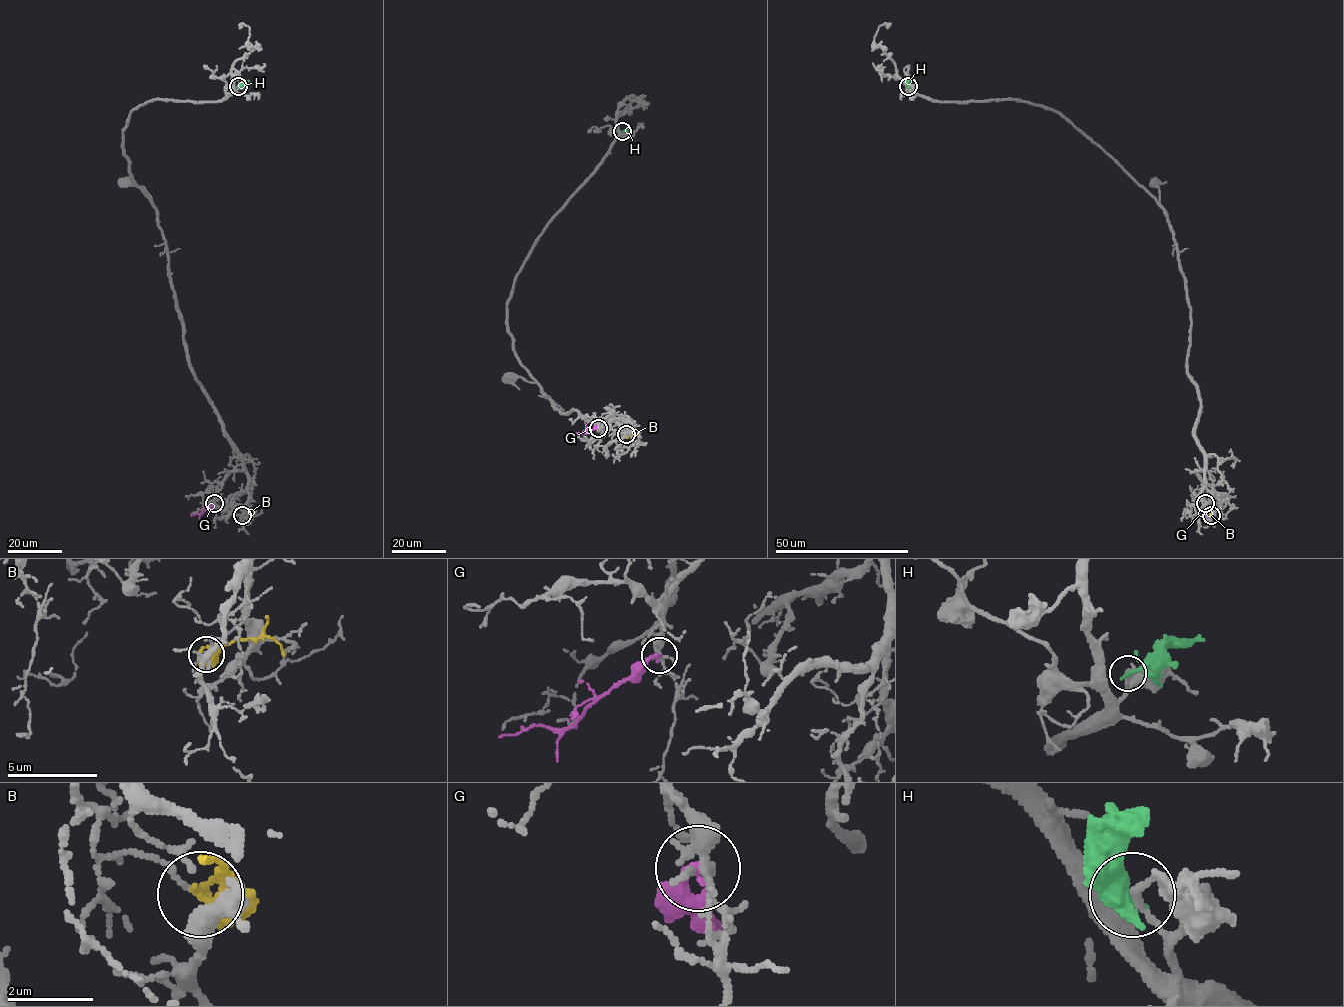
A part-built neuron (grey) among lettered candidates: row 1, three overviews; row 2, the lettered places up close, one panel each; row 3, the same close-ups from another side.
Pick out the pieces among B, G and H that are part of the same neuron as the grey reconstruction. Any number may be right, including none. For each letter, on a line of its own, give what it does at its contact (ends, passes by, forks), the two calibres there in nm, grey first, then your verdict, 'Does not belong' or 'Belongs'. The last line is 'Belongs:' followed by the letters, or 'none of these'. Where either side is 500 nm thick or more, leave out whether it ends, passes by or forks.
B: Thickness 110 nm (grey) against 550 nm. Does not belong
G: It ends there. Thickness 320 nm (grey) against 220 nm. Does not belong
H: It ends there. Thickness 220 nm (grey) against 260 nm. Does not belong
Belongs: none of these

